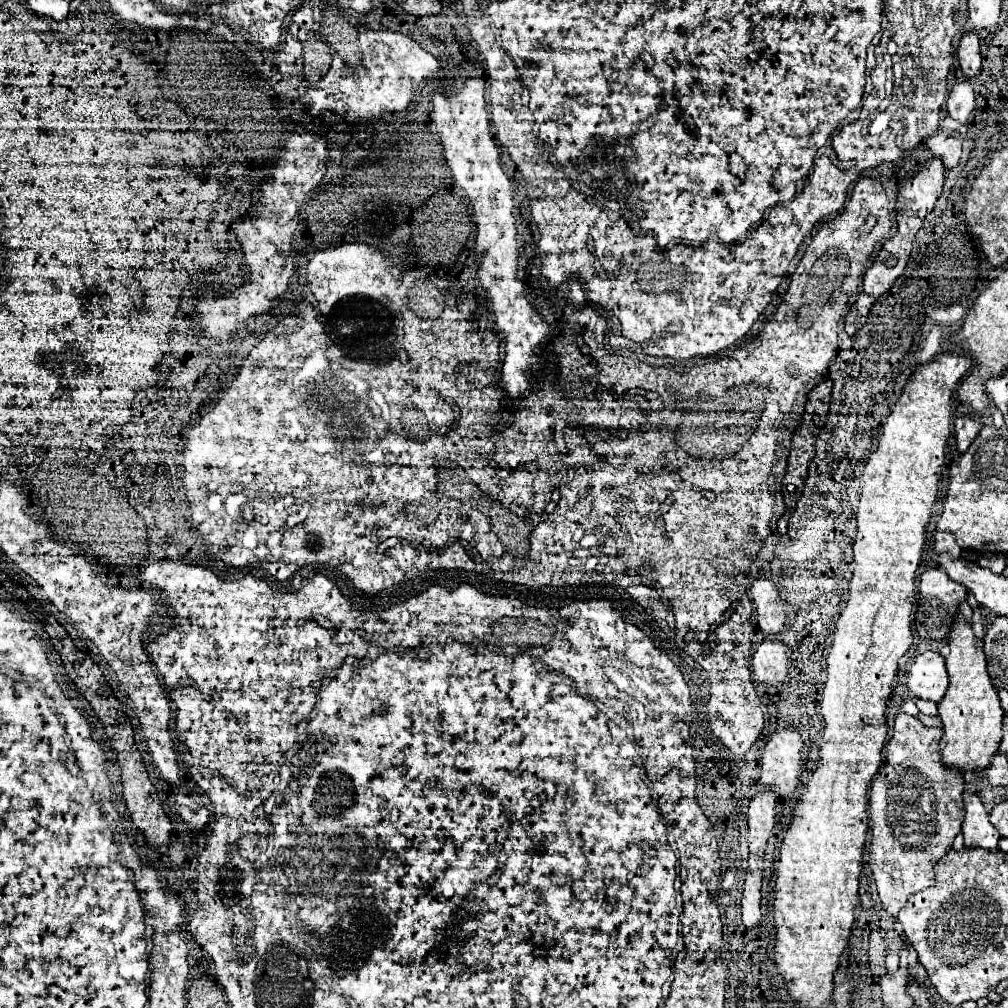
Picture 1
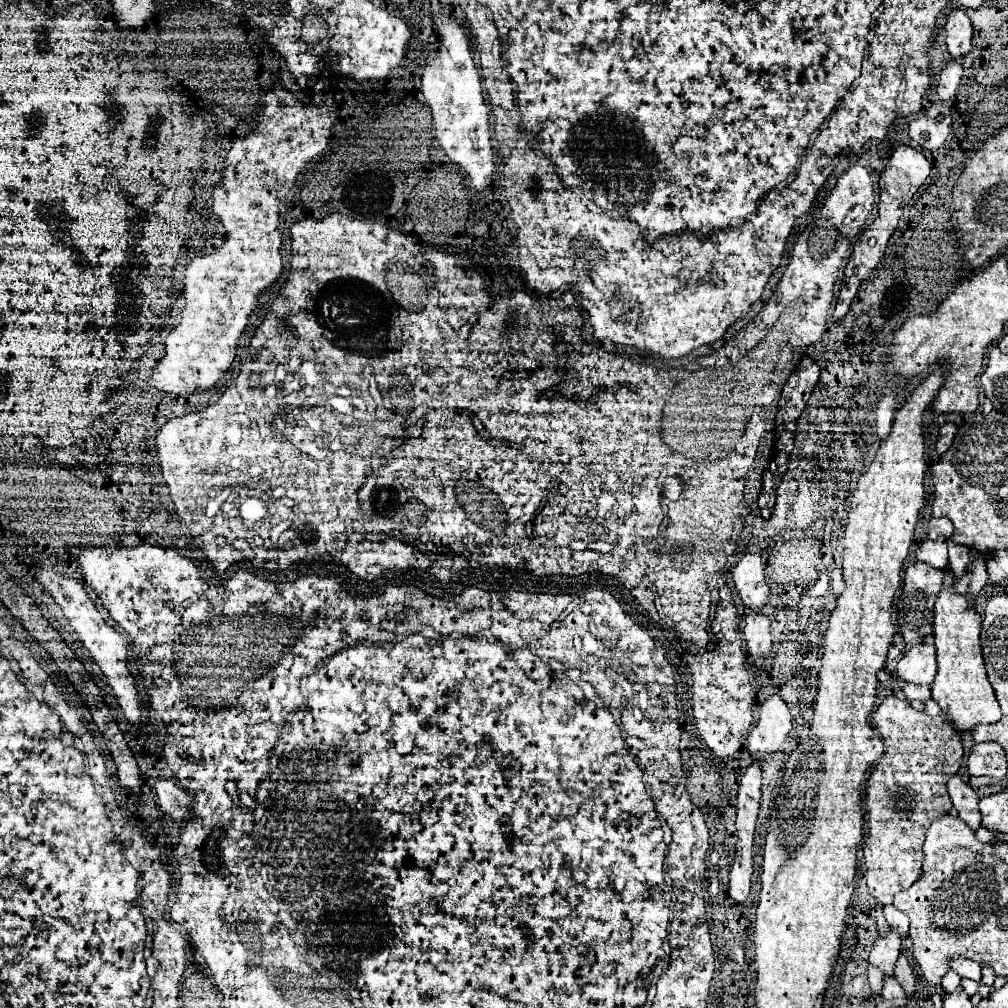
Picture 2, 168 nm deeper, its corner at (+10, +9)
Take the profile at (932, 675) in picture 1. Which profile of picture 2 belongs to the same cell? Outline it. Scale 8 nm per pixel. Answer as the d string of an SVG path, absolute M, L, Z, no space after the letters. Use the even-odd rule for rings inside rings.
M927 643L913 645L897 663L897 675L907 683L931 685L937 675L935 645Z

